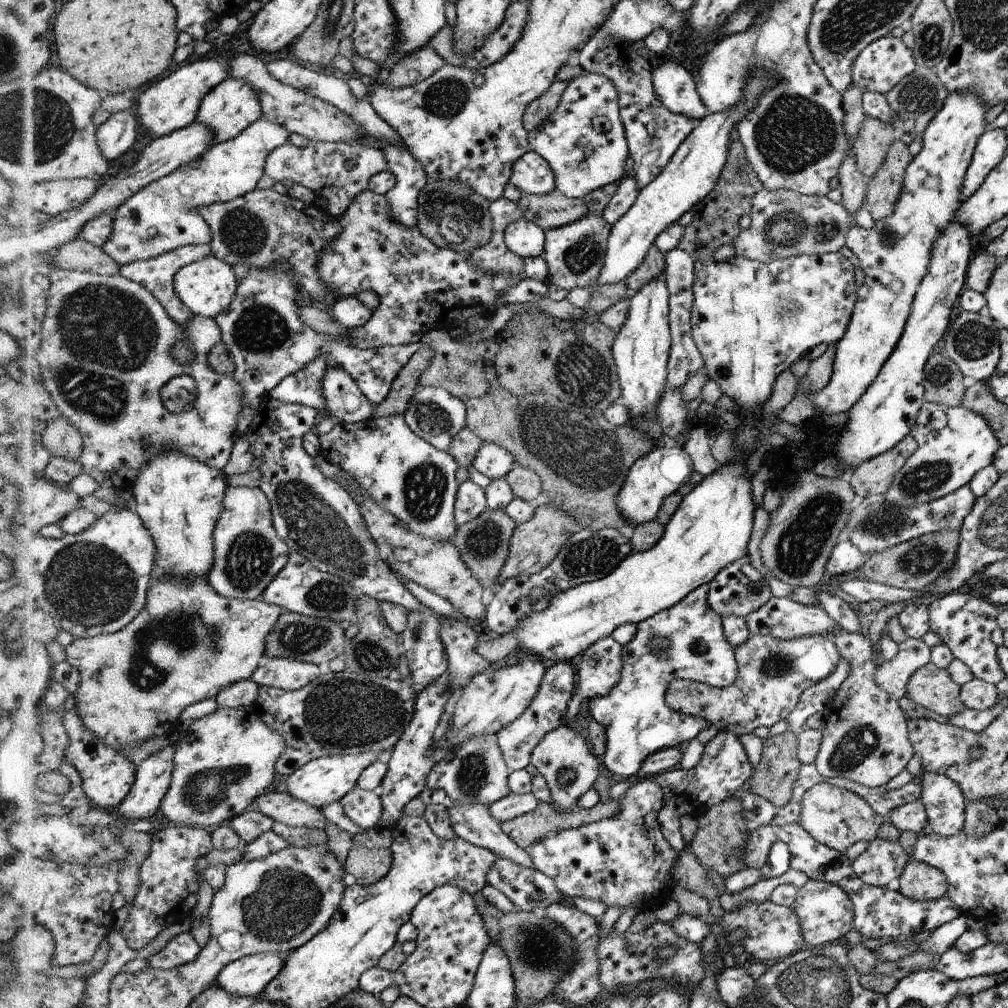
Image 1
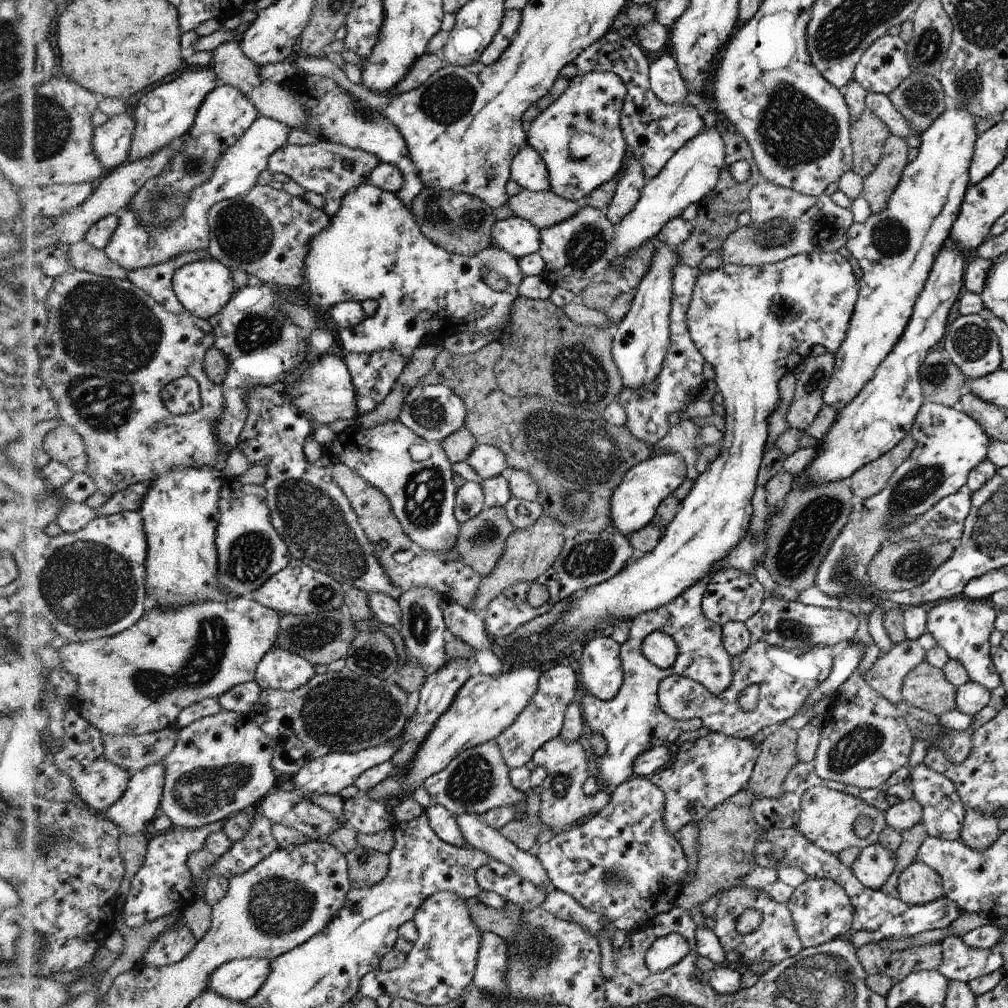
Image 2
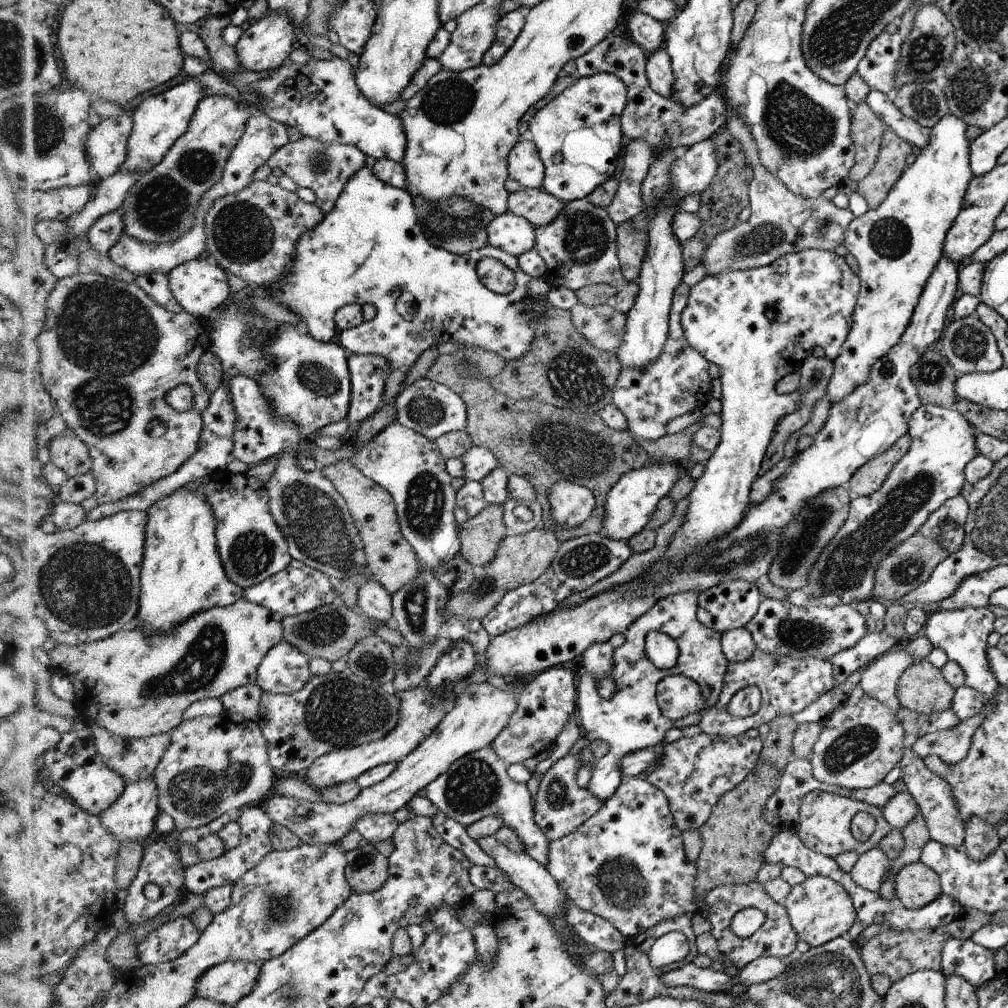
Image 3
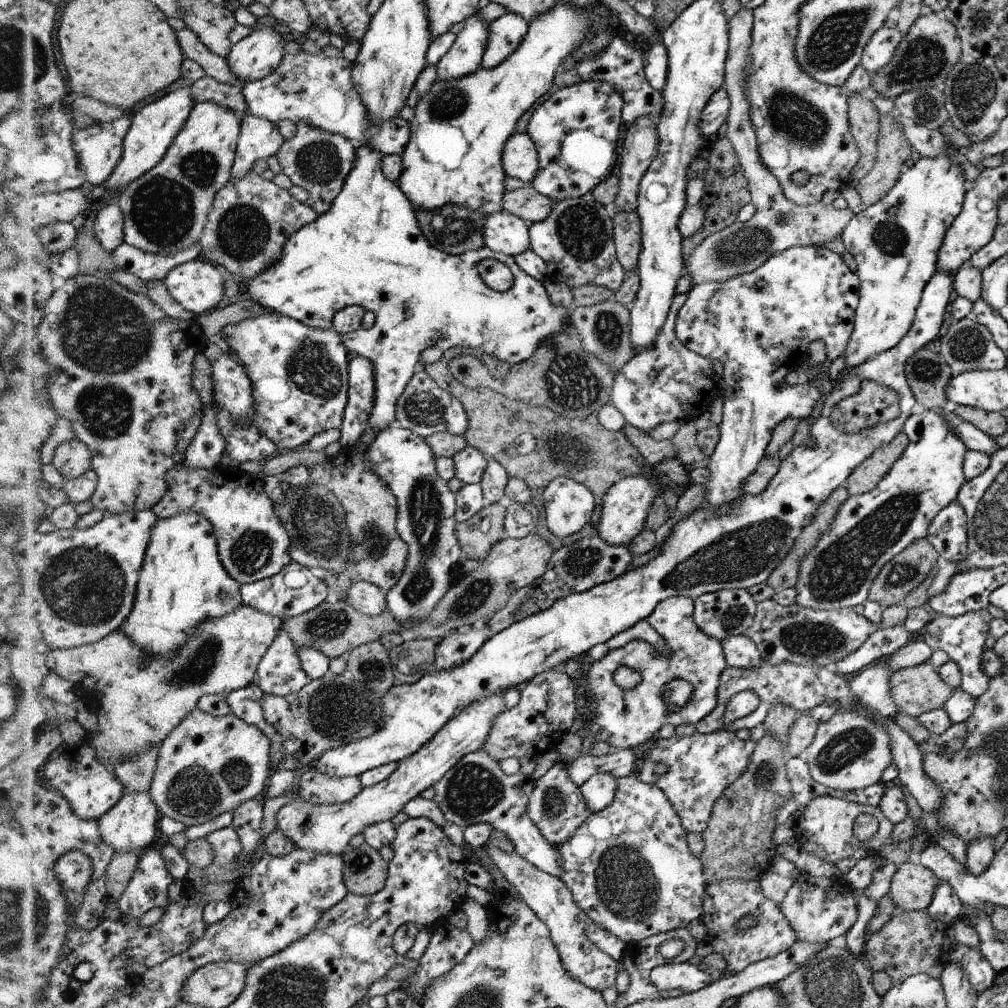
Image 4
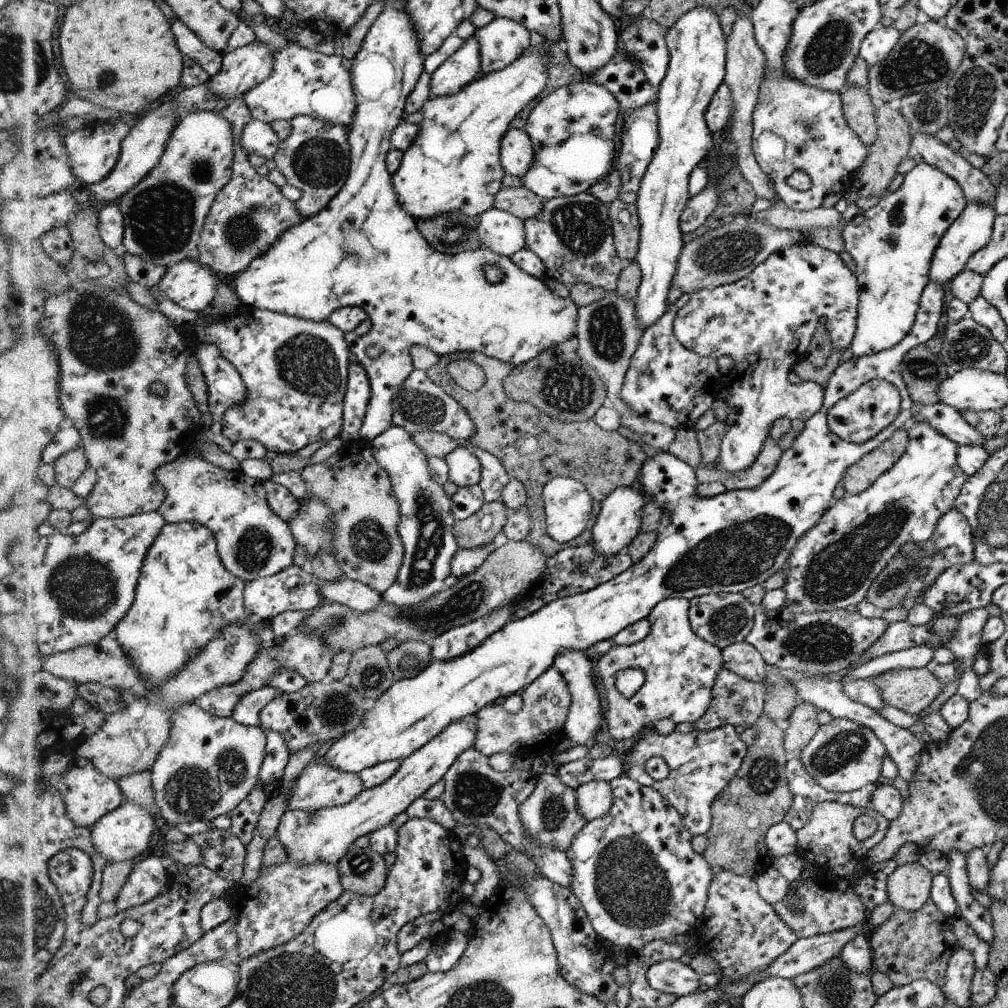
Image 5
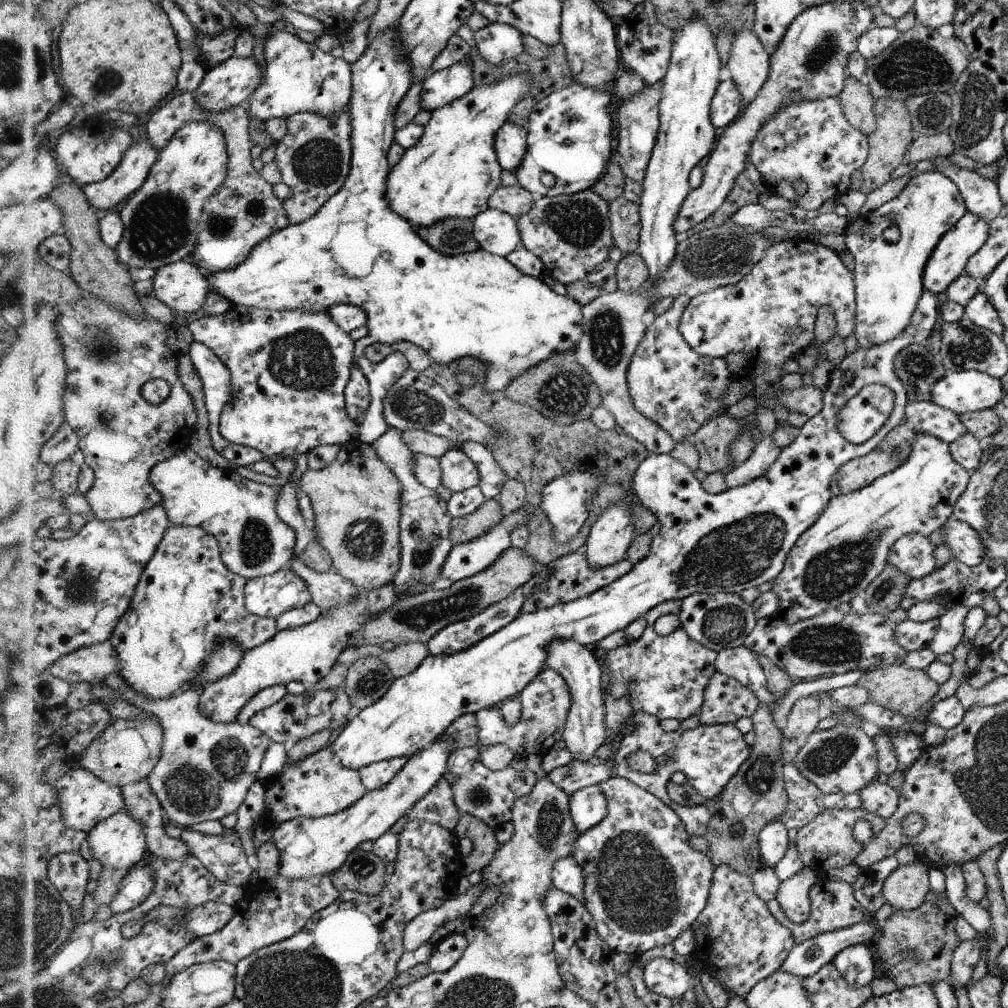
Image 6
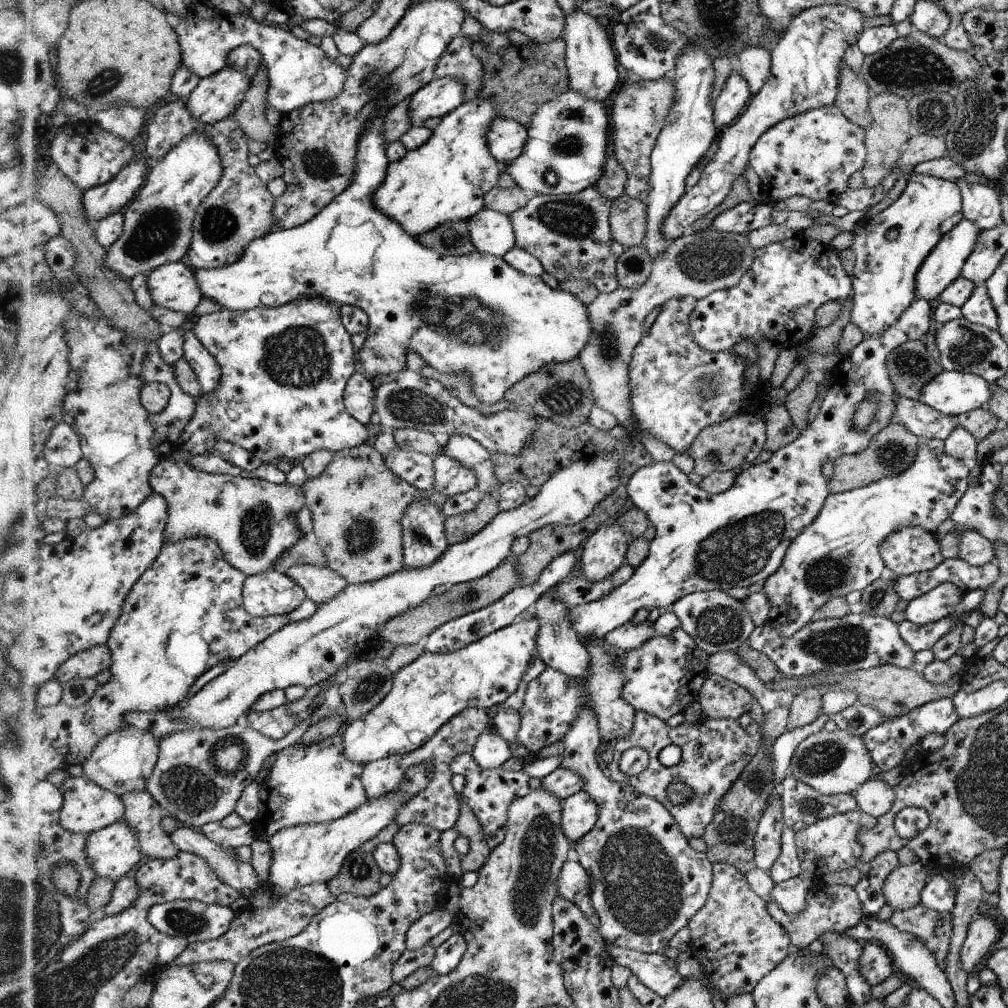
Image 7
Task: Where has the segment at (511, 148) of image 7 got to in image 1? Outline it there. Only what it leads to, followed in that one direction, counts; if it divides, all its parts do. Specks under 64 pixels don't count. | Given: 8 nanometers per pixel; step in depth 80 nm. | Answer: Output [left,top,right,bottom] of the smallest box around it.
[508,150,555,194]

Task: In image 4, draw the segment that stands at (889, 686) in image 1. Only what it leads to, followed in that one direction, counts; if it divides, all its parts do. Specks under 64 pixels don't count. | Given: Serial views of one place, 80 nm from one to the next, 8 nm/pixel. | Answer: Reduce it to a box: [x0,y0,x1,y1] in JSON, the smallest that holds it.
[849,662,898,719]

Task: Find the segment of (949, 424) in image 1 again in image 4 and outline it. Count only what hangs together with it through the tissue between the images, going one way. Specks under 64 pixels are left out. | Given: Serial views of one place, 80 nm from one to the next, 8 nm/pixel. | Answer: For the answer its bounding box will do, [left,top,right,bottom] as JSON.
[793,409,967,611]

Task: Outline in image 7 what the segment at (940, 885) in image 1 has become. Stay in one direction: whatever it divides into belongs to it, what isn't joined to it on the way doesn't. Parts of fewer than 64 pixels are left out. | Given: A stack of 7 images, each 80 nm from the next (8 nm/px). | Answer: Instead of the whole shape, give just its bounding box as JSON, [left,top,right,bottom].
[882,861,930,911]

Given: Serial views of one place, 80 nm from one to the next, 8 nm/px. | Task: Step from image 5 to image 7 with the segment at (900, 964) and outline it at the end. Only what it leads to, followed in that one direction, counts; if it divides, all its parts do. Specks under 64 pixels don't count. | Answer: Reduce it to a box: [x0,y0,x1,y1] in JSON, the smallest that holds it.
[888,904,953,971]

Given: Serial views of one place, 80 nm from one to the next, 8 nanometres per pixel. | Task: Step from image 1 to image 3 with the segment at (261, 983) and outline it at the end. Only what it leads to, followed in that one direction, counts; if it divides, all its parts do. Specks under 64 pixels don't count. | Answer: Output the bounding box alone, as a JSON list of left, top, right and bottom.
[197,961,262,1007]

